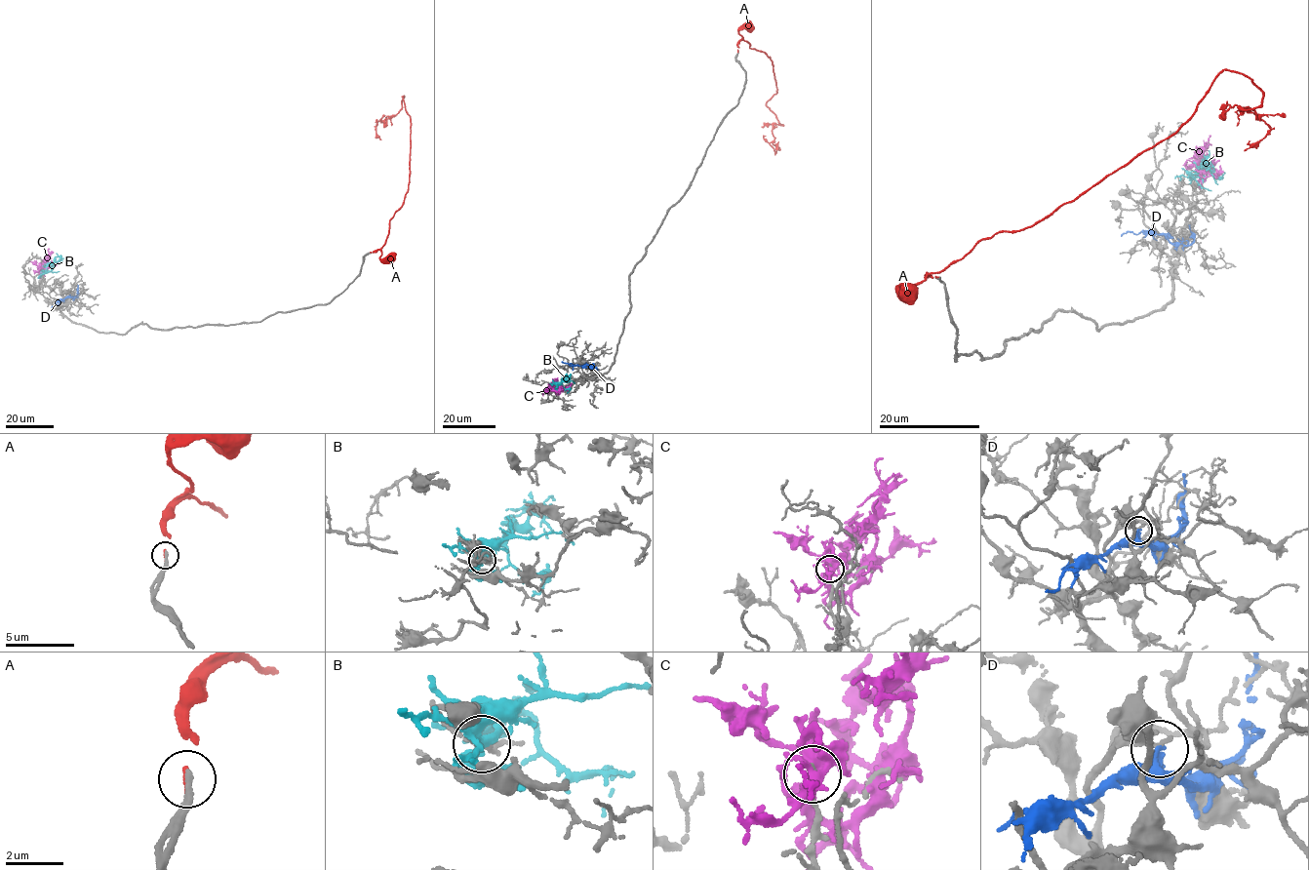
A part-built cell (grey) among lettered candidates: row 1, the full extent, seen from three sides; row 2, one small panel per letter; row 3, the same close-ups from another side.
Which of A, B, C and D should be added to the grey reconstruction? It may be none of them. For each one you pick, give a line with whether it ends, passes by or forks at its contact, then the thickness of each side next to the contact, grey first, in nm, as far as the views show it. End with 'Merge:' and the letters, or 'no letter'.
A: It ends there. Thickness 300 nm (grey) against 170 nm
Merge: A

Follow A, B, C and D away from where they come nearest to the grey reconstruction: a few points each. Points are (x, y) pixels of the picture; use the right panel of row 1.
A: (936, 277), (1175, 132), (1223, 70), (1262, 92), (1241, 108), (1270, 129), (1245, 150)
B: (1196, 173), (1201, 166), (1206, 168), (1201, 165), (1209, 159), (1209, 150)
C: (1196, 165), (1201, 177), (1206, 163), (1202, 149), (1209, 142), (1209, 137)
D: (1169, 232), (1159, 234), (1146, 229), (1134, 233), (1128, 231), (1121, 235)

